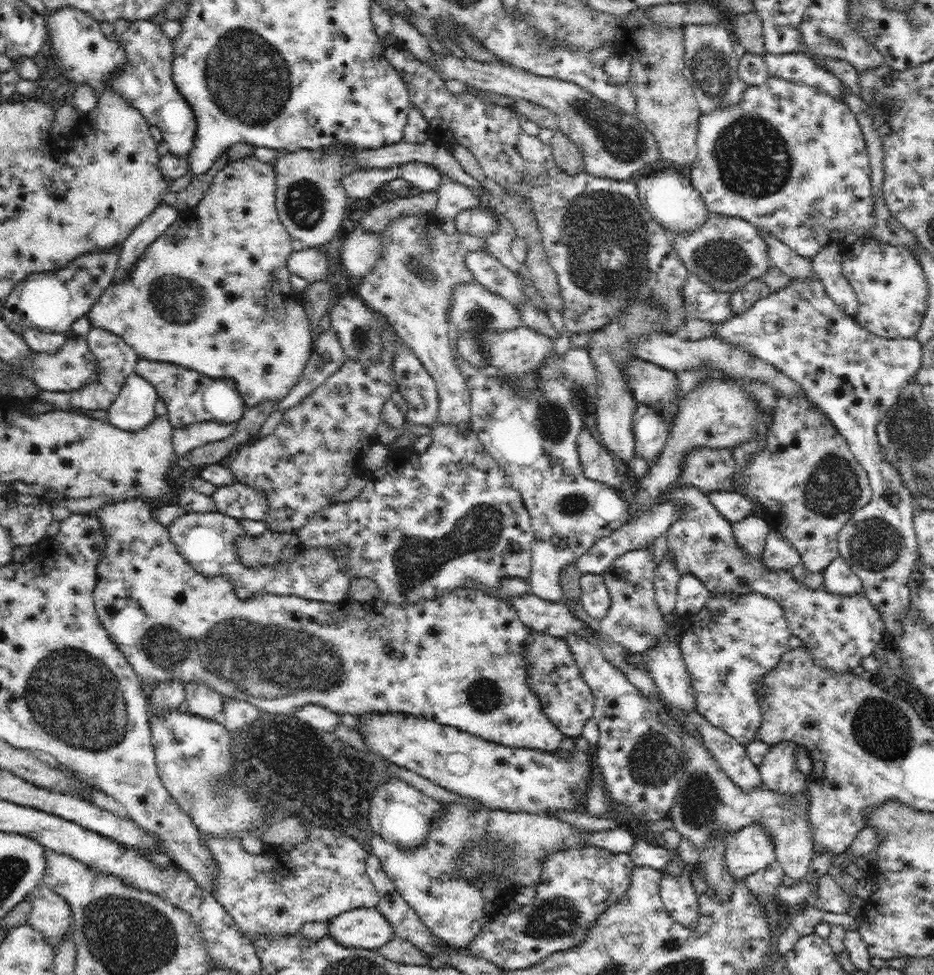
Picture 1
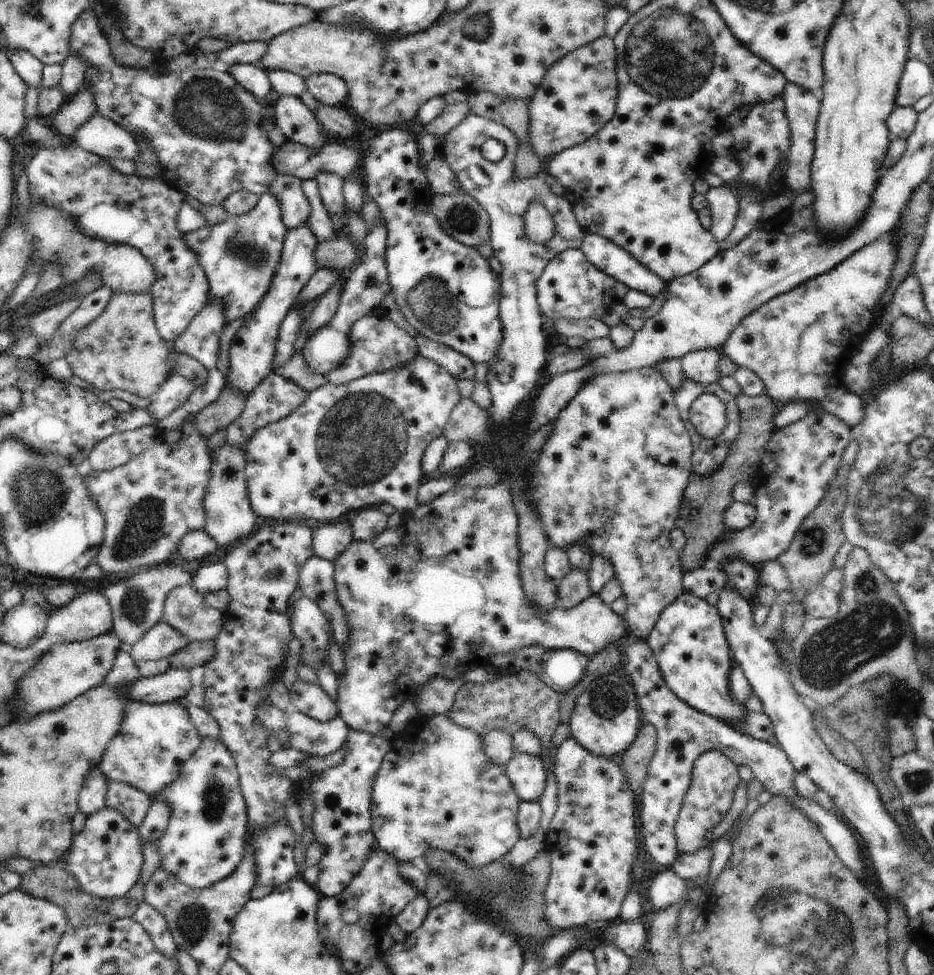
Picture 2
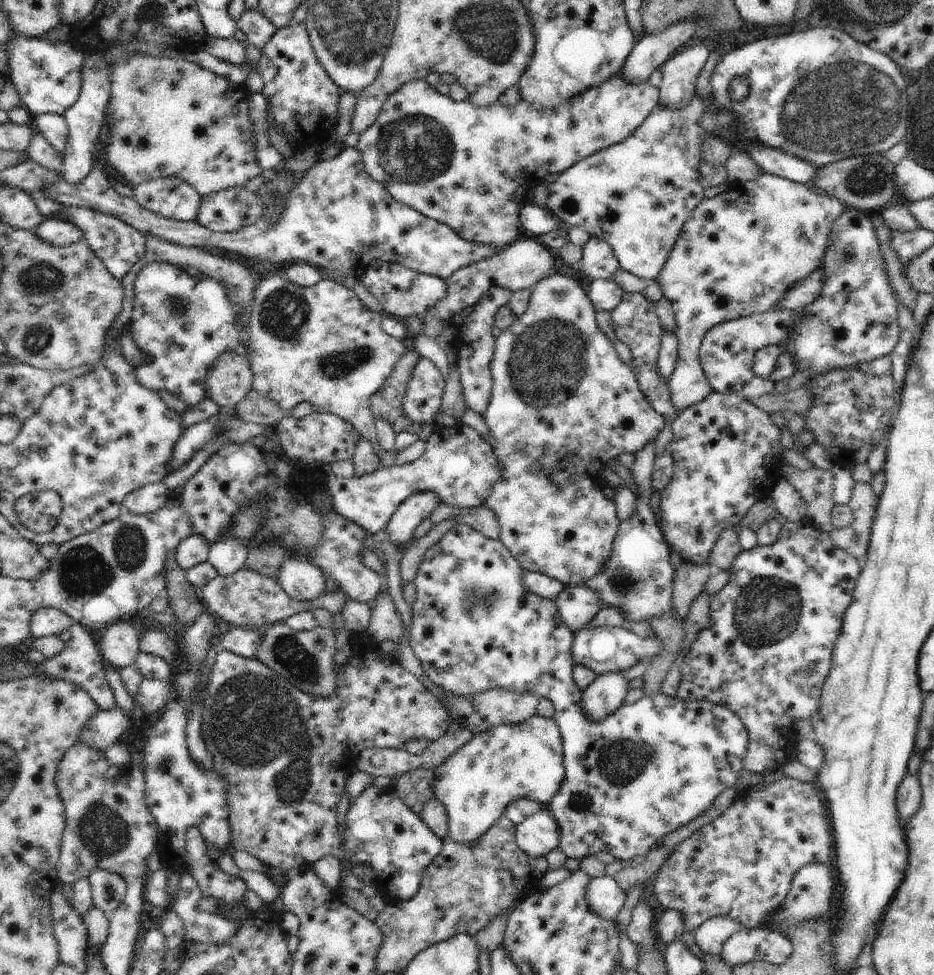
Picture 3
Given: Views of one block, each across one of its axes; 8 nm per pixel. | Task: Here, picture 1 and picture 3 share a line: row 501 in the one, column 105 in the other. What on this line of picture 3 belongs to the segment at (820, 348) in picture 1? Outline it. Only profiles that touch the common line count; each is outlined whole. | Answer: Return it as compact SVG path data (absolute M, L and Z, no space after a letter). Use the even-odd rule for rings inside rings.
M96 868L88 876L93 906L111 915L123 898L126 898L127 884L123 876L106 868Z

